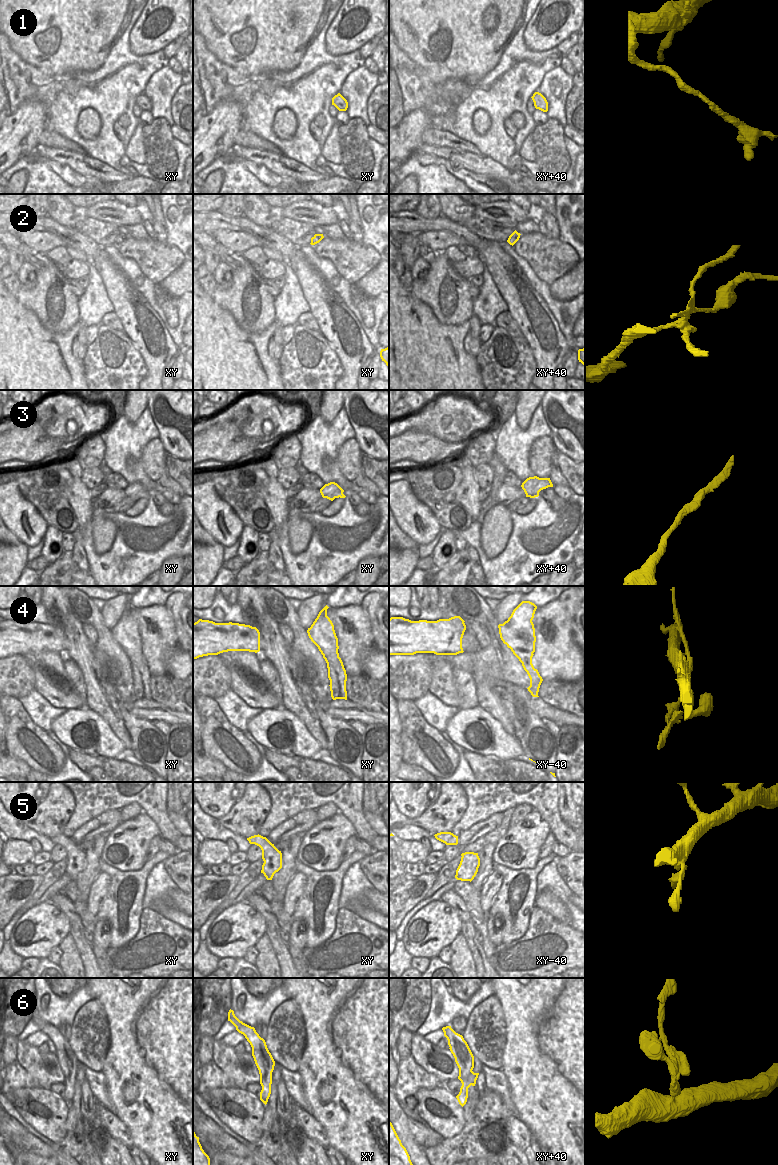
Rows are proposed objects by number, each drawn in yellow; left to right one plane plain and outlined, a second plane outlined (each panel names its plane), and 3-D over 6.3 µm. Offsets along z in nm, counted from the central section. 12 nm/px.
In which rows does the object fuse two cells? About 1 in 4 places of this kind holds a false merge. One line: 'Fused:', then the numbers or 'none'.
Fused: 2, 4

